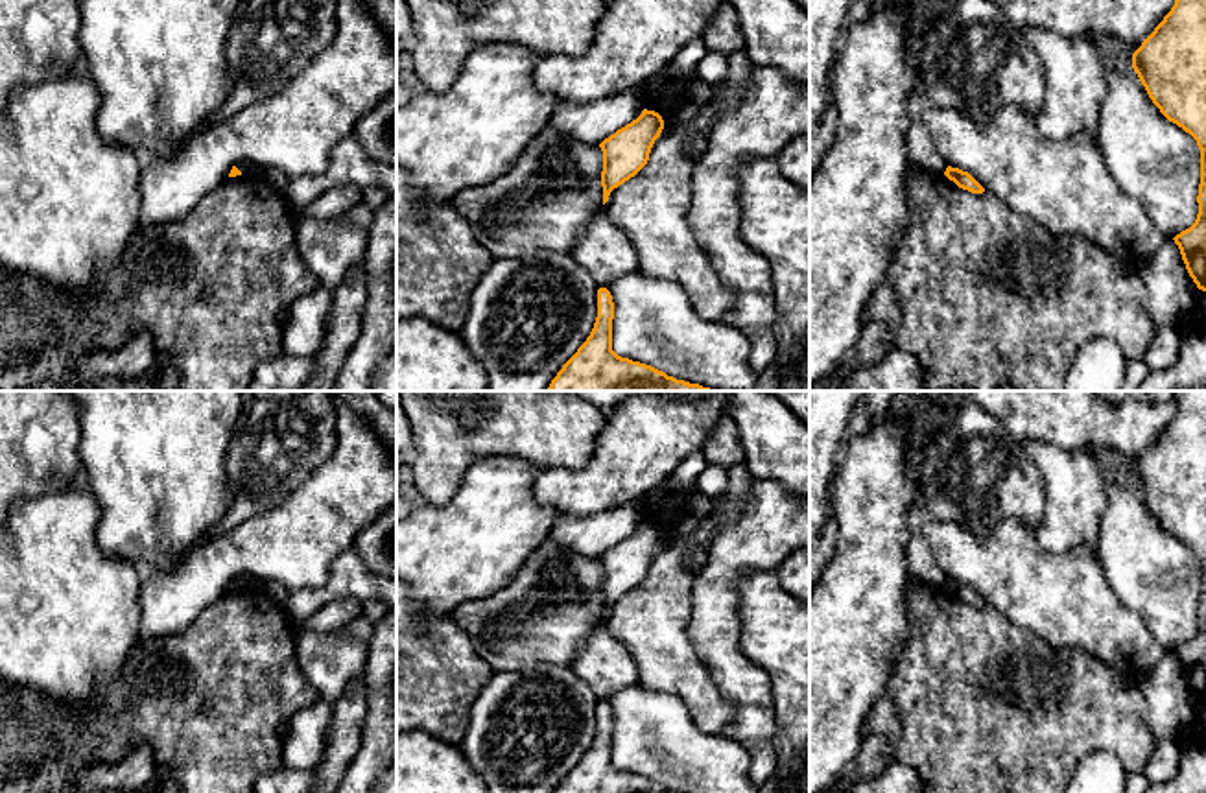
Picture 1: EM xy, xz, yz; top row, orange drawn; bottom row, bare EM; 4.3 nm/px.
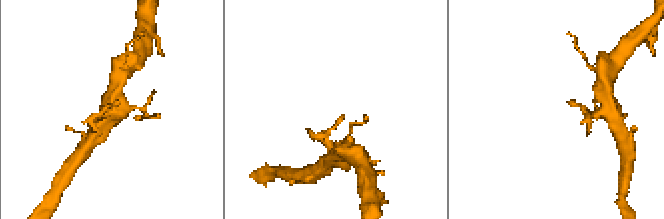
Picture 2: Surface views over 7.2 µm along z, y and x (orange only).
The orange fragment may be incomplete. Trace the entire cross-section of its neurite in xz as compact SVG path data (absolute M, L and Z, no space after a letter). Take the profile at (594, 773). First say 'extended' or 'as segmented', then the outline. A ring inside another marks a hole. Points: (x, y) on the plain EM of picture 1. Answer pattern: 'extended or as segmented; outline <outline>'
as segmented; outline M599 701L594 741L553 793L677 793L651 778L618 769L612 763L612 732L612 708Z

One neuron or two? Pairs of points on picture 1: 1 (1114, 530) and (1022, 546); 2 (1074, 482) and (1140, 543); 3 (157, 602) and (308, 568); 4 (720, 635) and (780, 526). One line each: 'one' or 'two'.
1: two
2: two
3: one
4: one

